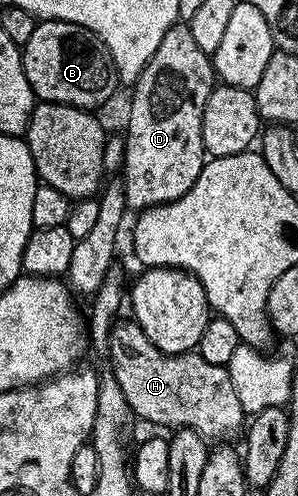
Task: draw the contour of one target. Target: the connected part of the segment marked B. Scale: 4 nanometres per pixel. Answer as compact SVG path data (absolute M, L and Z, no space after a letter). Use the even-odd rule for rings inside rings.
M43 19L36 24L33 35L29 35L27 44L22 46L21 56L23 58L23 73L27 76L27 82L32 91L34 91L36 98L39 101L59 101L62 105L72 105L78 109L86 109L88 111L98 110L98 105L103 105L115 93L115 85L117 86L117 74L115 71L115 62L112 61L110 52L106 45L99 40L95 34L83 29L80 25L71 25L68 21L53 21L50 19Z

